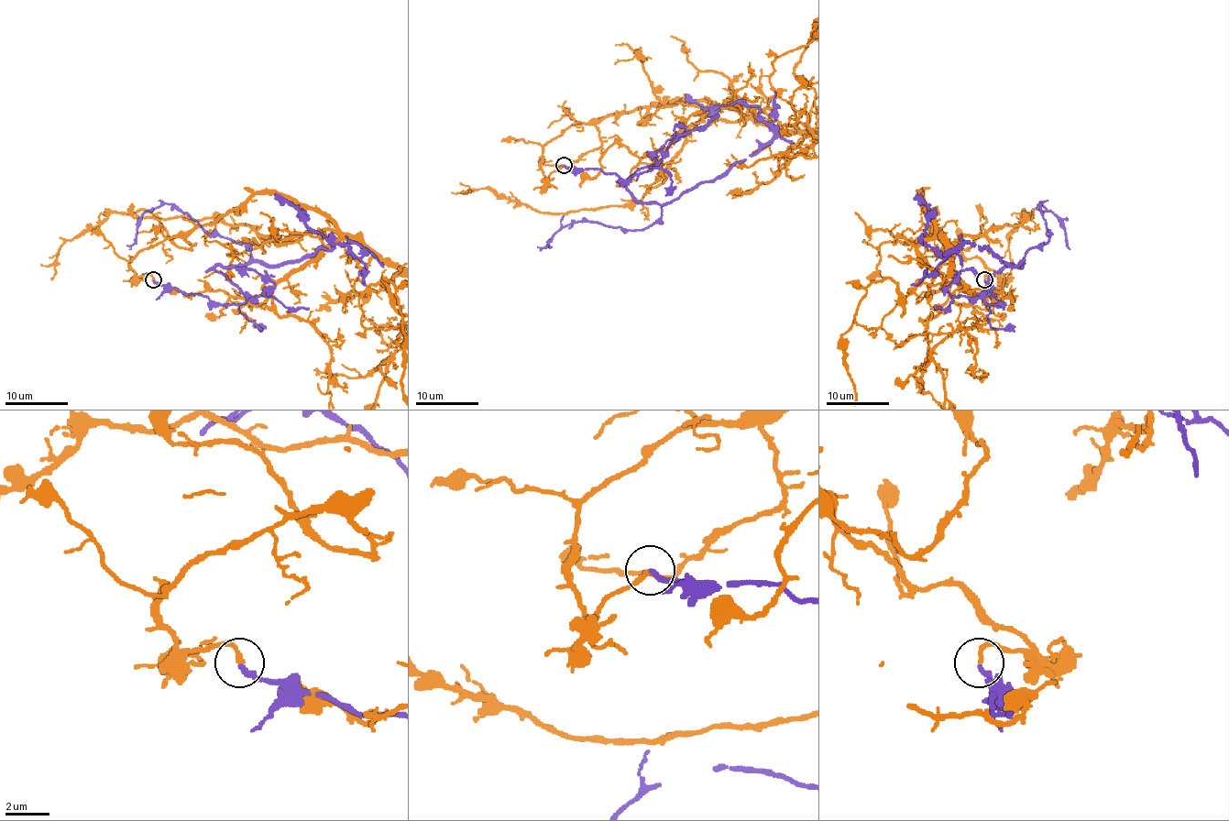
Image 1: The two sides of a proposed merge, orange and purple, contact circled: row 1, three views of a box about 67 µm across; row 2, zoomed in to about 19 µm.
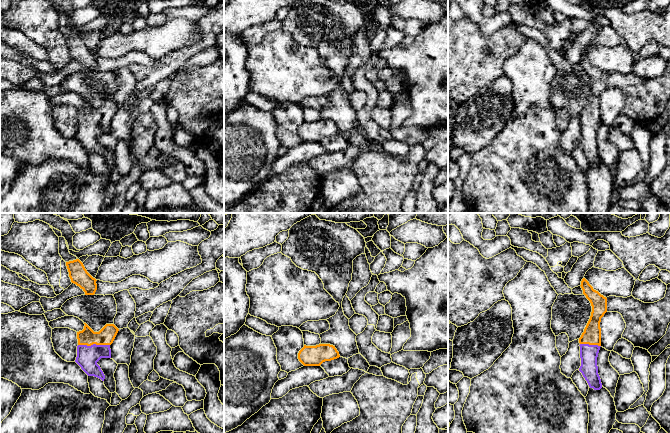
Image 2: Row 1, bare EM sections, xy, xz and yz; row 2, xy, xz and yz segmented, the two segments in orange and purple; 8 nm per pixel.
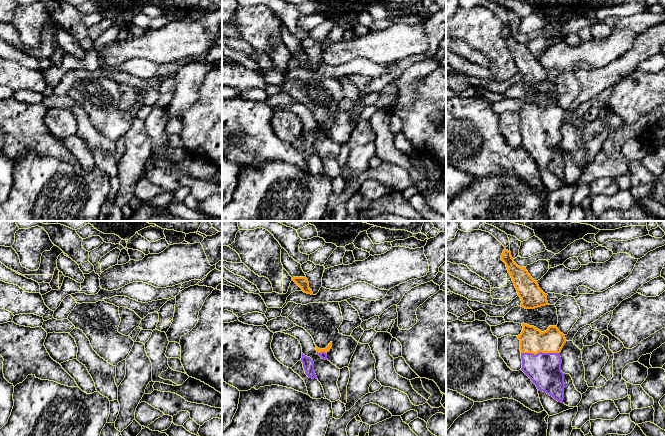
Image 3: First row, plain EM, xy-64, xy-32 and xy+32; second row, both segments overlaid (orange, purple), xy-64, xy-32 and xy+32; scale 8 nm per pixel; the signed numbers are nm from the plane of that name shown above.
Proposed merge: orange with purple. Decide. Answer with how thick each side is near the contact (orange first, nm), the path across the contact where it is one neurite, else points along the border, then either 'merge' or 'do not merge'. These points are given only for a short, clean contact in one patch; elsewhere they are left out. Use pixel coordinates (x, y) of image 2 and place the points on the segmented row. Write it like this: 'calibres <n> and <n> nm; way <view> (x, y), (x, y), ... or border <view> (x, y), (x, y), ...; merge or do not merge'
calibres 140 and 180 nm; do not merge

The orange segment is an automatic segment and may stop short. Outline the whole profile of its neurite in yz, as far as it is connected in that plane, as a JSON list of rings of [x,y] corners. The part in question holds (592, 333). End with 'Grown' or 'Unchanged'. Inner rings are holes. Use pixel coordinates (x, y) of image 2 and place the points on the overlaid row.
[[[585,278],[582,279],[580,286],[583,294],[591,303],[592,312],[584,332],[579,338],[579,343],[601,346],[600,322],[607,312],[607,298],[594,290]]]. Unchanged

